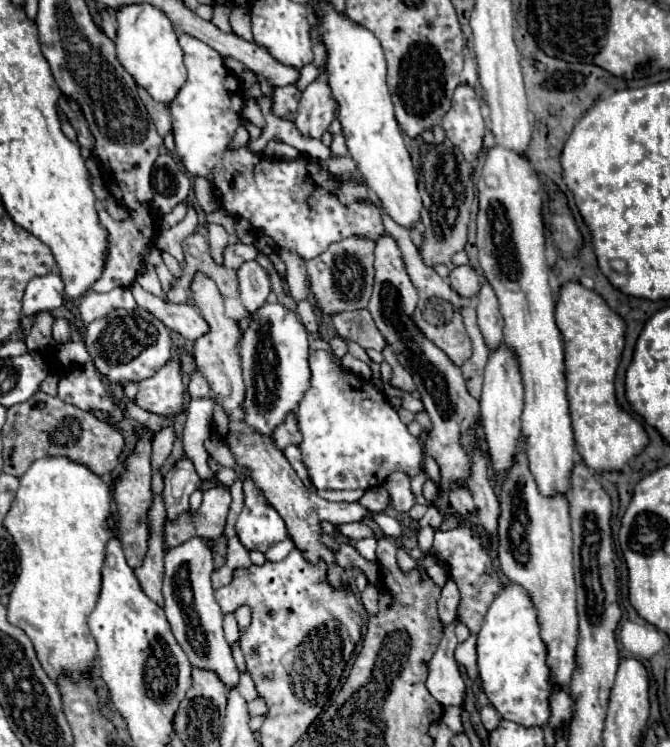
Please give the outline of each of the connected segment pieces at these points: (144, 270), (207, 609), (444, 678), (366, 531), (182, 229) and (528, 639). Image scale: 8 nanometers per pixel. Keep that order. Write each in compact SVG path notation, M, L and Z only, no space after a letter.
M144 263L136 278L136 281L146 291L154 295L158 295L164 300L167 300L167 298L165 298L166 294L163 292L163 289L161 287L160 281L153 265Z
M191 537L185 543L173 547L165 555L165 615L191 665L217 673L221 683L227 689L233 689L239 683L239 671L231 657L231 647L223 637L223 613L215 601L215 591L211 587L213 569L213 549L205 537Z
M455 619L443 633L443 639L439 643L437 653L429 661L429 679L427 679L427 689L429 693L443 705L463 705L465 701L465 681L459 673L457 661L453 657L453 651L457 647L457 637L455 637L455 625L459 619Z
M347 523L347 525L341 525L339 531L341 531L345 537L353 539L353 541L363 539L363 537L373 537L373 535L375 535L373 529L371 529L369 525L363 525L363 523Z
M189 209L185 221L181 221L179 225L171 227L171 229L163 229L157 233L155 237L155 247L159 251L167 251L169 255L173 255L181 267L185 265L185 259L183 259L183 241L195 231L197 227L197 209Z
M507 583L497 593L477 635L477 657L485 695L503 719L525 727L547 725L551 717L549 699L559 687L551 683L551 671L545 661L547 645L539 635L537 609L525 587Z

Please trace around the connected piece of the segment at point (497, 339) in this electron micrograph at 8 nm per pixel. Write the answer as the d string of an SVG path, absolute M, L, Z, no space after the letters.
M487 281L481 285L475 305L477 305L477 319L485 343L489 349L495 349L503 341L503 315L499 311L497 295Z

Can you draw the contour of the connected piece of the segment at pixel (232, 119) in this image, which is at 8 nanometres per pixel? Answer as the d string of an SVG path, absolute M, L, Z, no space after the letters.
M179 35L179 45L183 49L183 61L185 61L189 79L169 107L173 137L175 137L175 153L177 153L177 159L193 177L205 177L209 181L209 185L217 193L219 205L231 217L247 219L255 235L271 237L277 249L287 249L299 255L303 261L319 257L331 243L341 241L345 237L357 235L363 239L377 241L381 235L385 235L381 209L371 205L369 189L363 183L357 183L353 179L347 179L347 181L337 179L333 173L323 171L319 163L315 163L317 159L309 155L299 155L297 159L271 159L261 153L253 153L247 145L239 149L229 149L229 143L239 127L241 109L243 109L239 79L225 69L223 57L207 43L189 35Z

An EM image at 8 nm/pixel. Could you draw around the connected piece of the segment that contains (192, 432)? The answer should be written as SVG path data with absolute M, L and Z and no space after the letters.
M213 397L207 399L191 399L187 407L187 423L183 433L185 455L193 461L197 475L205 481L213 477L213 471L207 465L205 441L211 437L211 415L213 415Z

